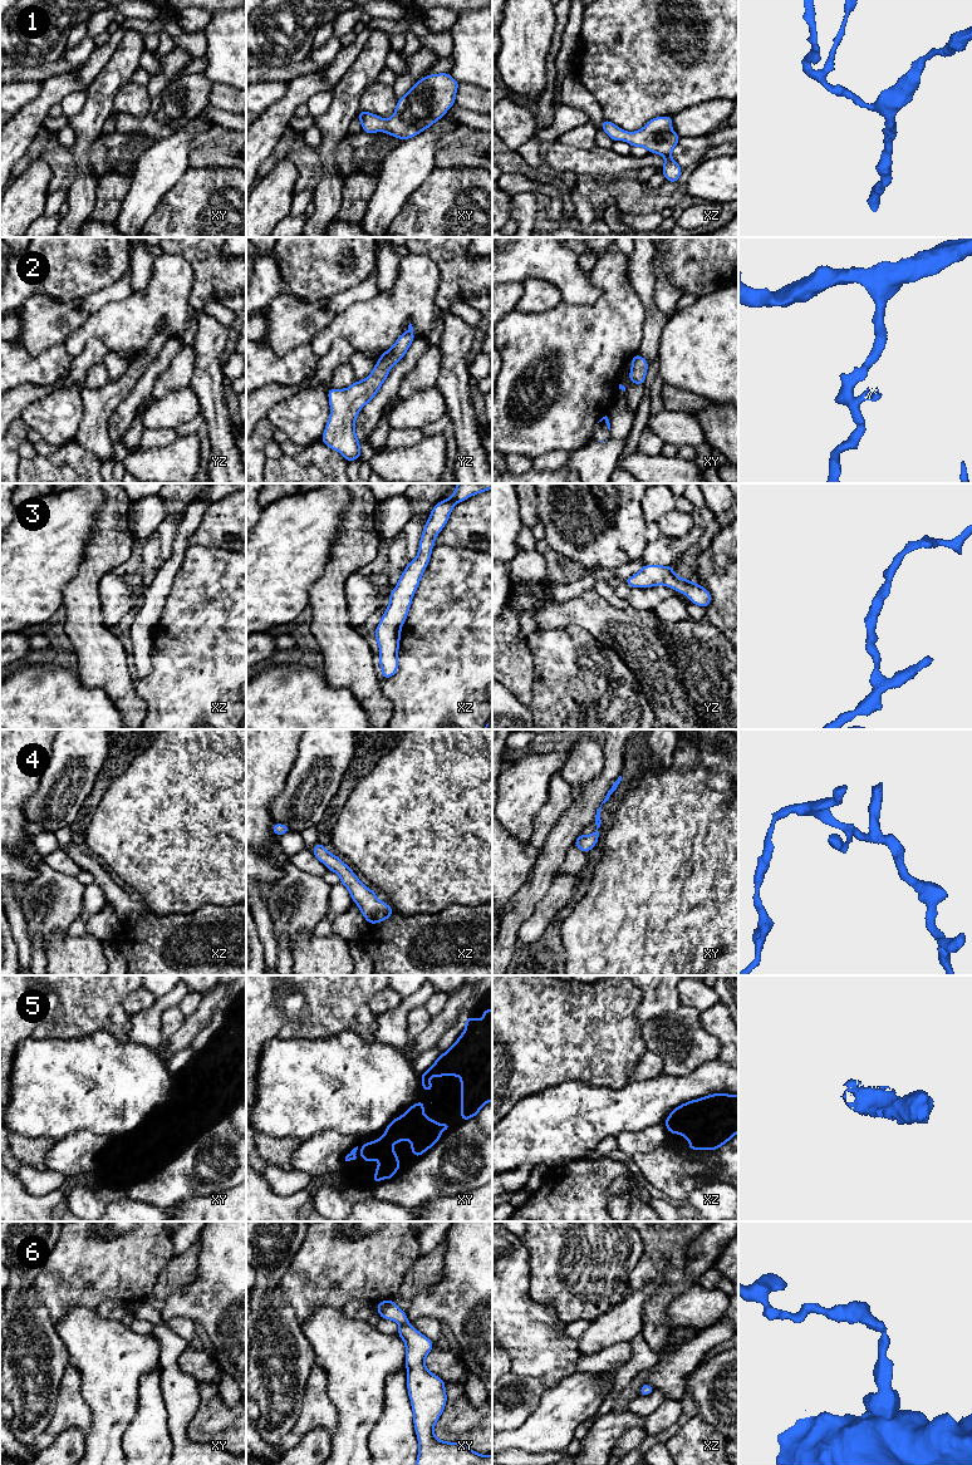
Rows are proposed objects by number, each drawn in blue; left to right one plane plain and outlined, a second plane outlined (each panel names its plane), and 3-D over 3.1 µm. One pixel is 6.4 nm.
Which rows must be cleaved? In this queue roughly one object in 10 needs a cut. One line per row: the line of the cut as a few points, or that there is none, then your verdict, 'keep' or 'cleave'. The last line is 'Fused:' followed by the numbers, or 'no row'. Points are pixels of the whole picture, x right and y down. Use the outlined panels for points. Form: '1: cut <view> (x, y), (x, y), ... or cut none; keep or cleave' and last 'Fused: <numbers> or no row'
1: cut none; keep
2: cut none; keep
3: cut none; keep
4: cut none; keep
5: cut none; keep
6: cut none; keep
Fused: no row

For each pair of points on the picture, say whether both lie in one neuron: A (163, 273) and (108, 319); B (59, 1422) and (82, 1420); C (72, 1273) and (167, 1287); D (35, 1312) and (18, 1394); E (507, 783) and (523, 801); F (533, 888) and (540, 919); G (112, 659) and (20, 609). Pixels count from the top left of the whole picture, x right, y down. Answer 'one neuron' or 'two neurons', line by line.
A: one neuron
B: one neuron
C: two neurons
D: one neuron
E: one neuron
F: two neurons
G: two neurons

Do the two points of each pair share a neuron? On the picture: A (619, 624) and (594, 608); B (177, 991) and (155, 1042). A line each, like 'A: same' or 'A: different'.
A: same
B: same

